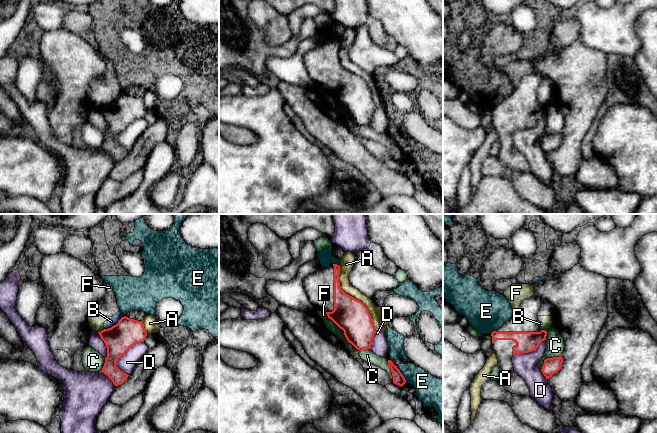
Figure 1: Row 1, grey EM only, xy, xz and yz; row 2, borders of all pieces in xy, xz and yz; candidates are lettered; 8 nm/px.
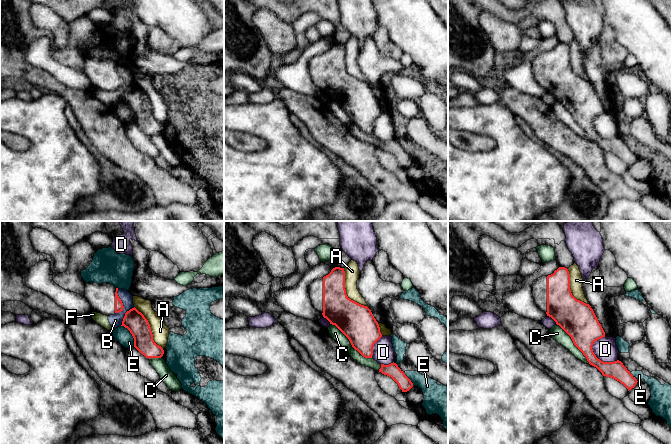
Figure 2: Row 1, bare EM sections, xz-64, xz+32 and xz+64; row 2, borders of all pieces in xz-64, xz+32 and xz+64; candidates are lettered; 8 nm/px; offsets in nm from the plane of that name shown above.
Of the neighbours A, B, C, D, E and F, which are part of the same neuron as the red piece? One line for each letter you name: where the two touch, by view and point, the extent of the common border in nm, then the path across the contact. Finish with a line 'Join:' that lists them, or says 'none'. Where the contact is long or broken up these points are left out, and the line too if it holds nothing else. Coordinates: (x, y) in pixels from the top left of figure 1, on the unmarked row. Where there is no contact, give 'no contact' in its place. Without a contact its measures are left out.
Join: none

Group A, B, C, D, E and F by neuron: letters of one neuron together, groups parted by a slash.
A / B F / C / D / E

